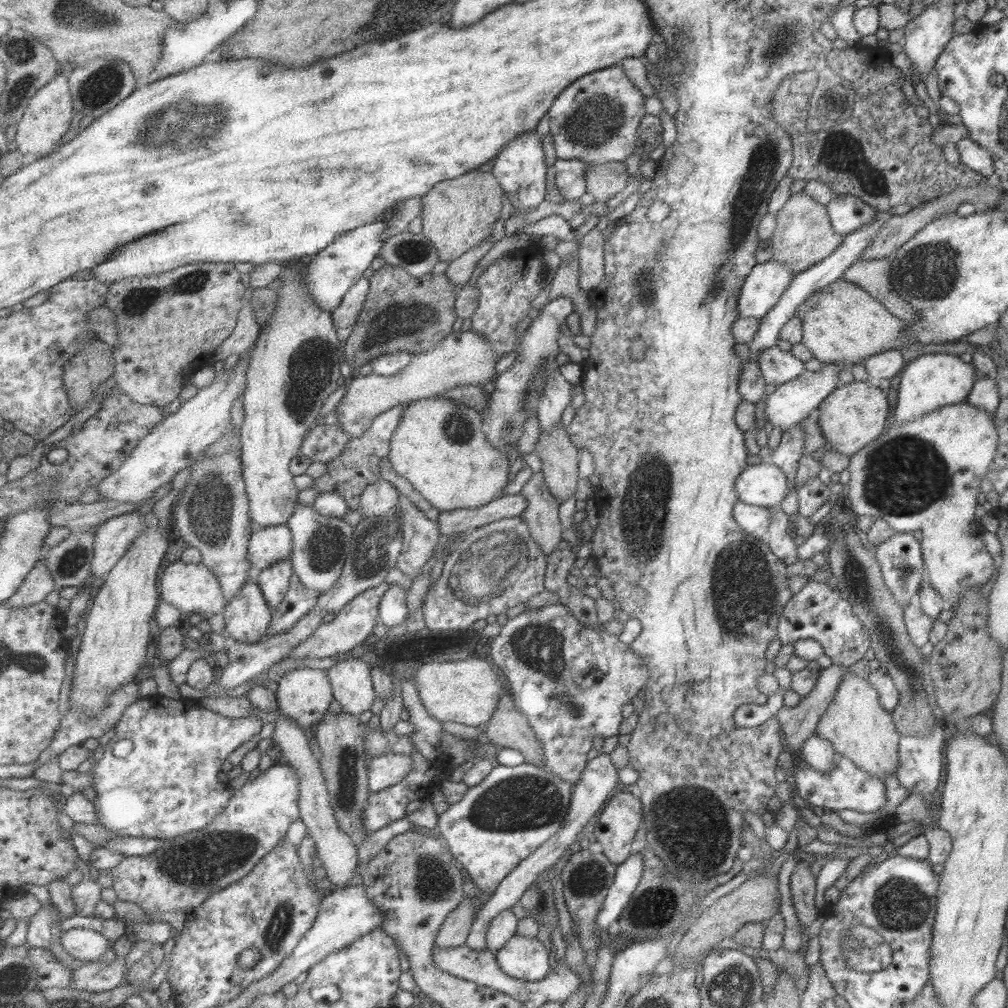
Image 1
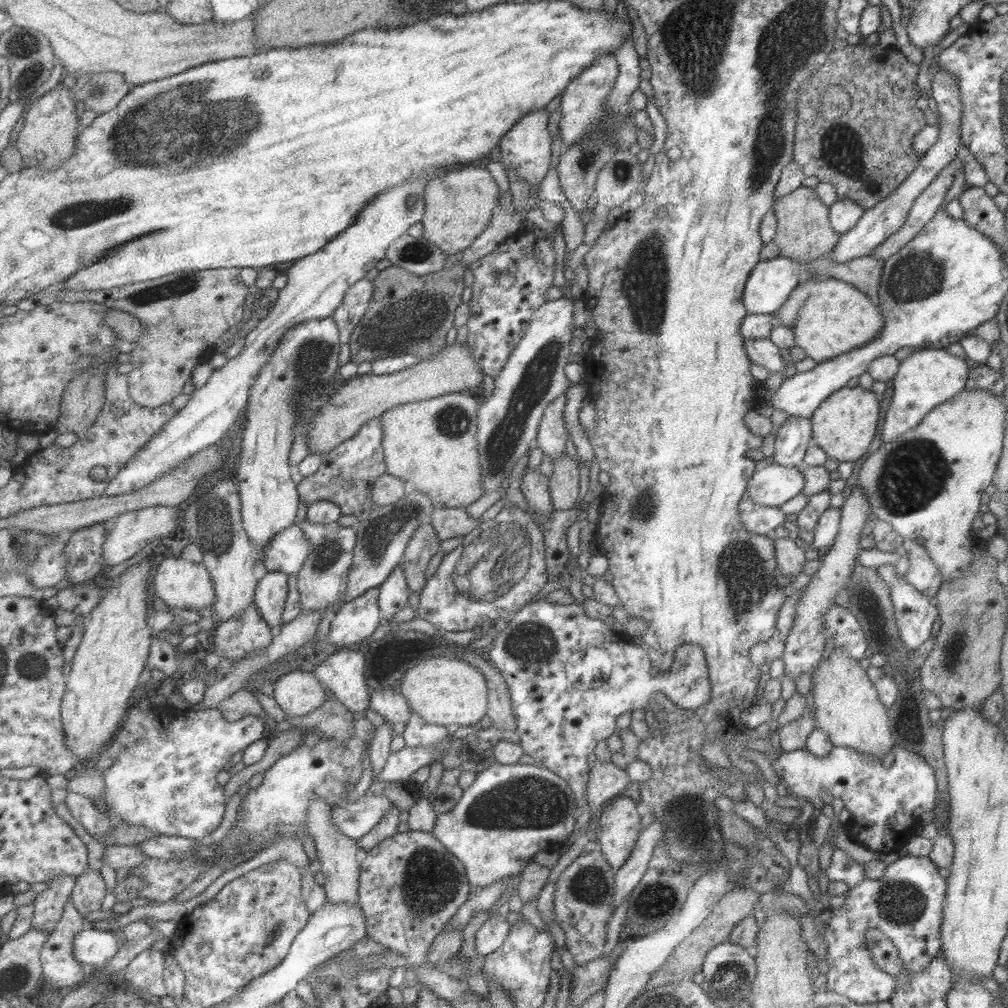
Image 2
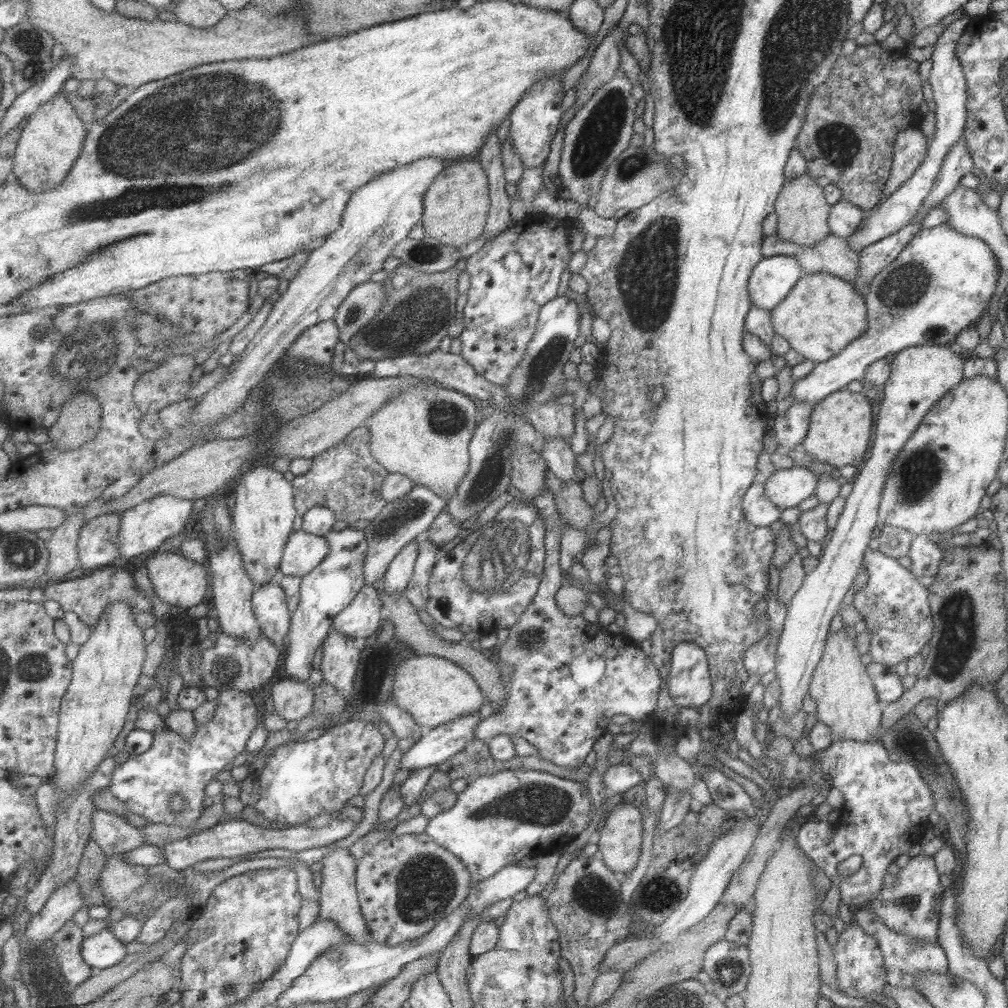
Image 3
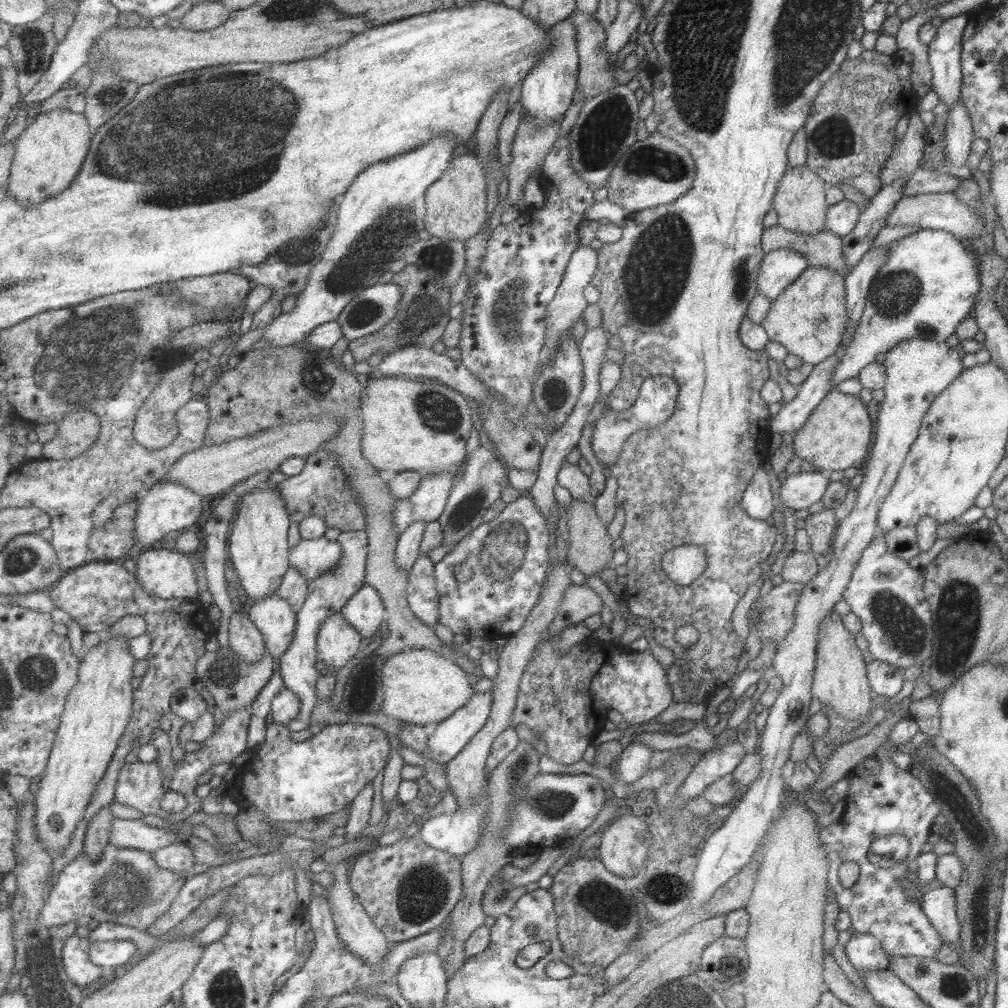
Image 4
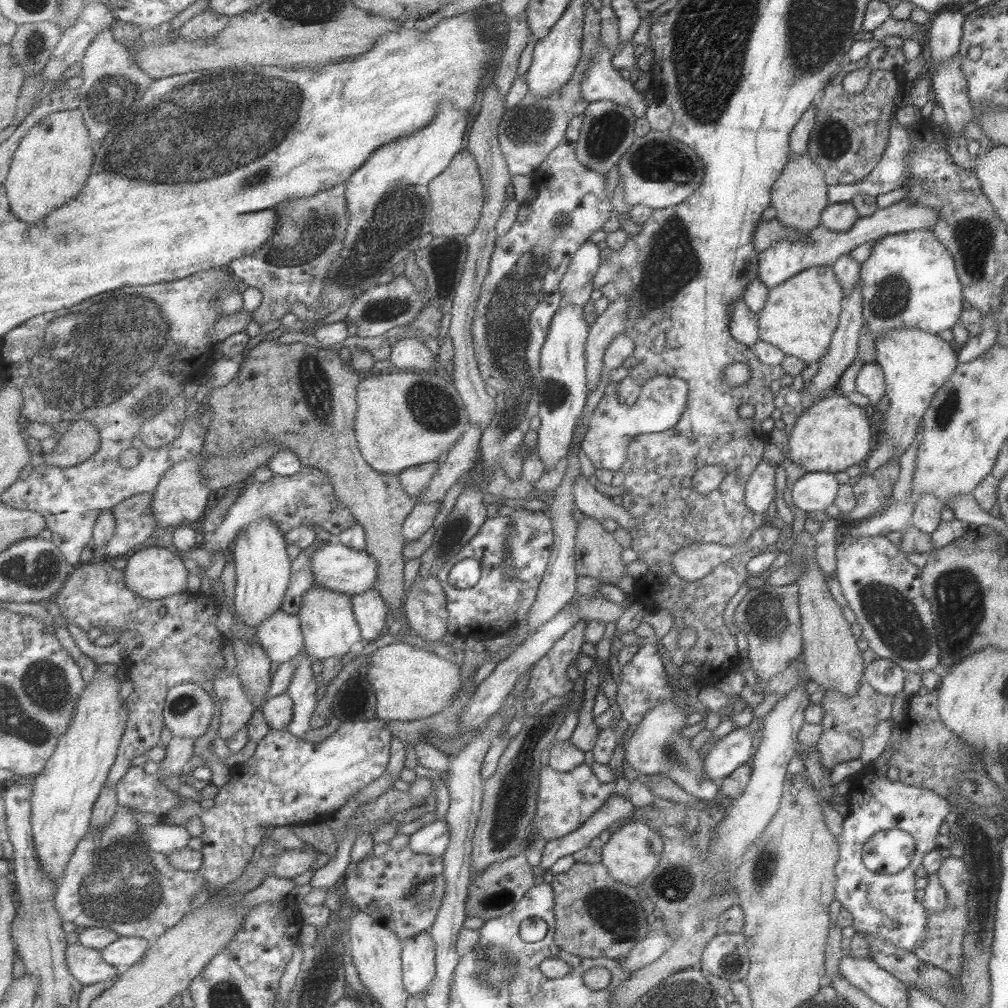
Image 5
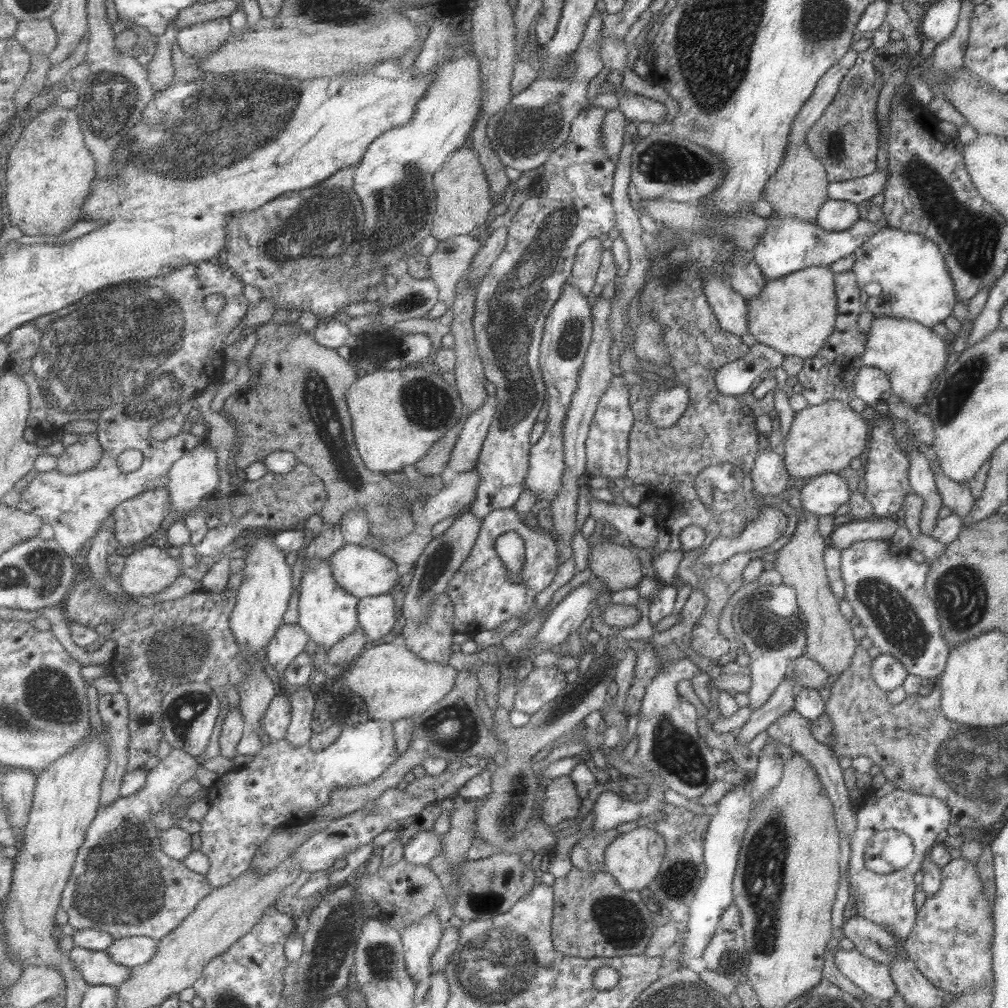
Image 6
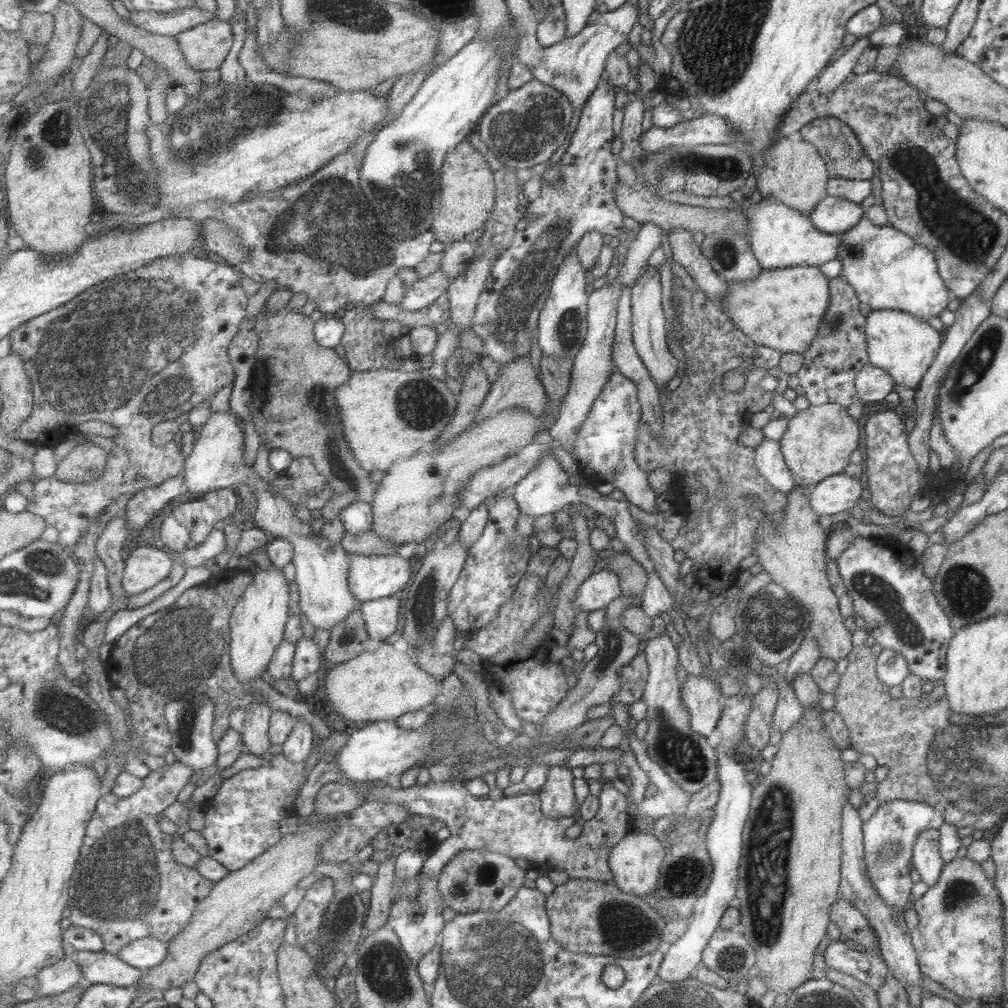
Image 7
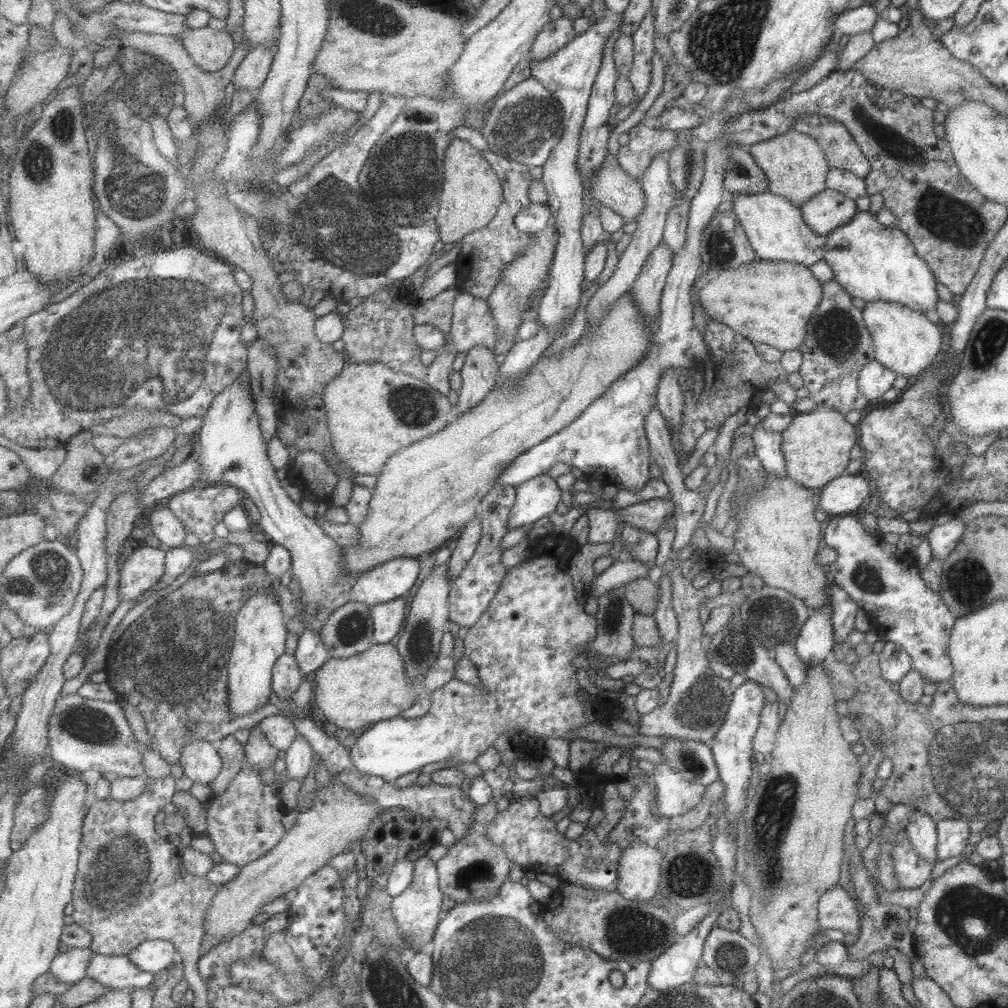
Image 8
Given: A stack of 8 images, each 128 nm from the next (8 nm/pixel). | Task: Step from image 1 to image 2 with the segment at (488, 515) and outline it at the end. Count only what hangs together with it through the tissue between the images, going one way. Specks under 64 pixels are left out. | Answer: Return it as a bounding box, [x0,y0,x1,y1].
[432,508,481,541]

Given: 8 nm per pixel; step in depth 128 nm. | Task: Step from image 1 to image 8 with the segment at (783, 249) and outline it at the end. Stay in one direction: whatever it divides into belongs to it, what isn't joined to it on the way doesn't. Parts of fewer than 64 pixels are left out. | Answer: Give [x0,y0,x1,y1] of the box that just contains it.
[747,129,830,206]

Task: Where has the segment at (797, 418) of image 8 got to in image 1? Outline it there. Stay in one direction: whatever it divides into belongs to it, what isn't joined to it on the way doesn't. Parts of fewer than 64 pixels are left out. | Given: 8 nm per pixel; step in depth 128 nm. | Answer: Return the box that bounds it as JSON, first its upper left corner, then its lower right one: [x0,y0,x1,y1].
[816,380,888,458]

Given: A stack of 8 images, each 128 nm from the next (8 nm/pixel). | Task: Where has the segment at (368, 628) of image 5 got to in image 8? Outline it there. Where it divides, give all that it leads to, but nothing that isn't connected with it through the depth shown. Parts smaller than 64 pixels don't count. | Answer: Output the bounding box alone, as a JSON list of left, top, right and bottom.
[371,597,409,644]

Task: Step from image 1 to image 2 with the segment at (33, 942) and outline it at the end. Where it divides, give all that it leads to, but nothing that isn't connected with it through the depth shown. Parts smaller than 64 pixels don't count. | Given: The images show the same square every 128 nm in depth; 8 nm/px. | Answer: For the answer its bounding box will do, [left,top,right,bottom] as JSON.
[33,873,78,934]

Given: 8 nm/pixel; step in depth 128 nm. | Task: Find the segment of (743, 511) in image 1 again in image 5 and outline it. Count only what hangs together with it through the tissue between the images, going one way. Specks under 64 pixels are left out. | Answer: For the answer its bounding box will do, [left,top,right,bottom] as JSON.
[744,459,775,513]

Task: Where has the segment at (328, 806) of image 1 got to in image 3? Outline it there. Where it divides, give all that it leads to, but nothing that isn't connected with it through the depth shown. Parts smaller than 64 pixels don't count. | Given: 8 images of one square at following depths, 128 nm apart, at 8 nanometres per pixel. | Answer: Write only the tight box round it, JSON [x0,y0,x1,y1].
[317,847,373,942]

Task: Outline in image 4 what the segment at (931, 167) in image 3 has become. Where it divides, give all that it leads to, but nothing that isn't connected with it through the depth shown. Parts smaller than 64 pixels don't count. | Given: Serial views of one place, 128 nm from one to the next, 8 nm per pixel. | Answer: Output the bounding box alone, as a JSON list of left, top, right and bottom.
[928,13,967,112]

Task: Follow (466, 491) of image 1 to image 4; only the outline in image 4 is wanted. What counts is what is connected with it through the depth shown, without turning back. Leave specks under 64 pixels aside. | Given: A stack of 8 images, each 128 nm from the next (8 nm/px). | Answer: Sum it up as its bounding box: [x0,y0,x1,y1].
[362,374,477,475]

